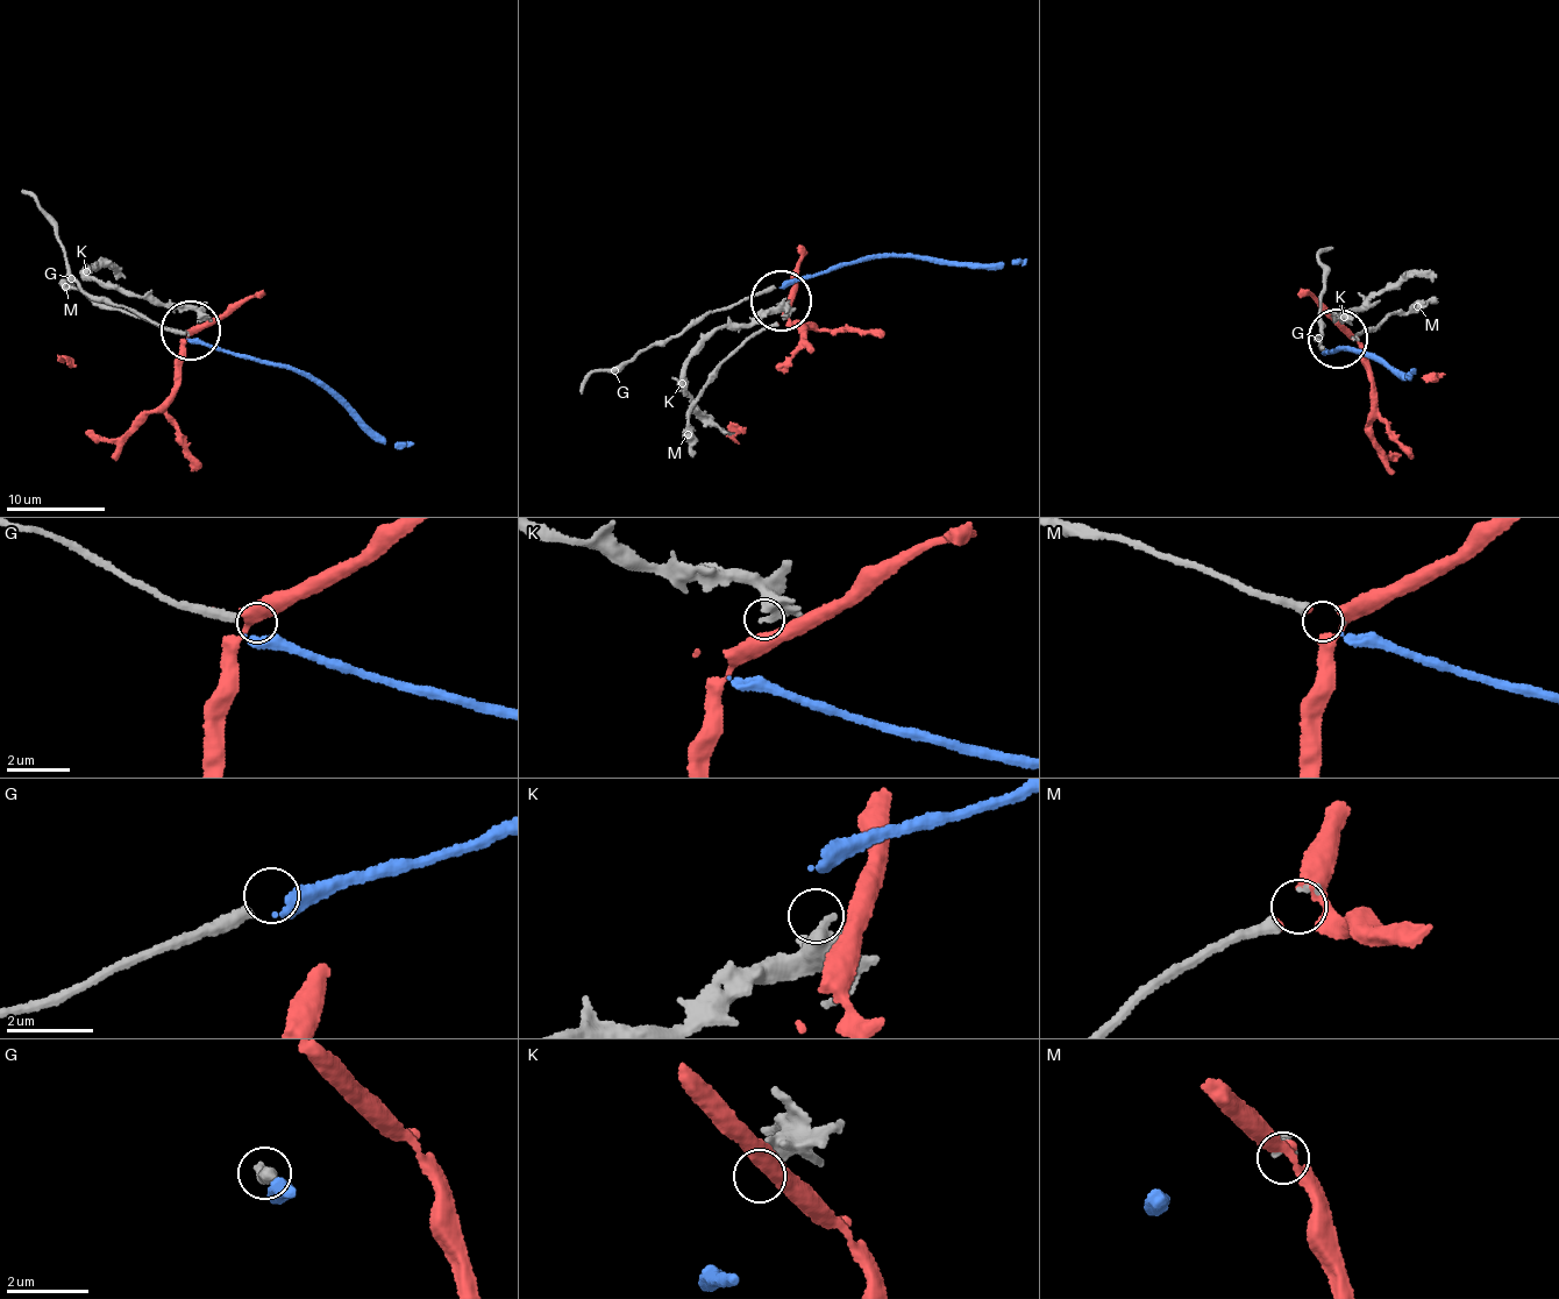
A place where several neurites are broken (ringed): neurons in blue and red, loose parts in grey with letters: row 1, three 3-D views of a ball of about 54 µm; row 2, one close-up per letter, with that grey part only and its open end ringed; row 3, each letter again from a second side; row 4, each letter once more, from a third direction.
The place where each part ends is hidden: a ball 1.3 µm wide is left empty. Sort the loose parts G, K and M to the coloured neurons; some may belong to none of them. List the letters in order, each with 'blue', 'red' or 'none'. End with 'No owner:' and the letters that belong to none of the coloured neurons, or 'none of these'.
G: none
K: none
M: red
No owner: G, K

